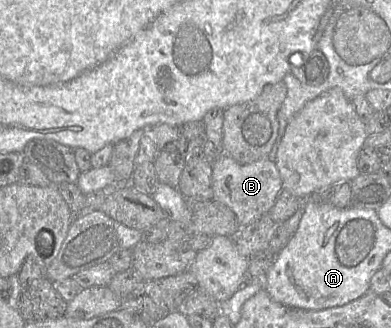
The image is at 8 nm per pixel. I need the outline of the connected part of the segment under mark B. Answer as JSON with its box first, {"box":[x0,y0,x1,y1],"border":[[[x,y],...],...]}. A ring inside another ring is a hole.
{"box":[212,153,283,227],"border":[[[224,153],[212,163],[212,189],[214,199],[229,207],[240,227],[245,227],[269,213],[283,189],[283,183],[275,162],[270,159],[241,164]]]}

